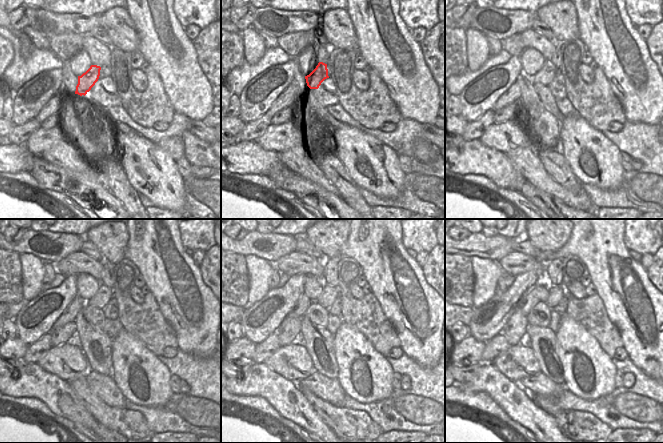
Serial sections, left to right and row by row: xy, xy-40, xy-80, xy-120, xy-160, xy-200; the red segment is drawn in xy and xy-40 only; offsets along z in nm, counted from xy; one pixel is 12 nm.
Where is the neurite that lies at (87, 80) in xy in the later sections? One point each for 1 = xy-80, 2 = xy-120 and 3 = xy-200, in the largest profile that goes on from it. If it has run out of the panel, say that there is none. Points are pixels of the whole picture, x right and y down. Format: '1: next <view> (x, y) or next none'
1: next xy-80 (546, 74)
2: next xy-120 (102, 297)
3: next xy-200 (556, 292)

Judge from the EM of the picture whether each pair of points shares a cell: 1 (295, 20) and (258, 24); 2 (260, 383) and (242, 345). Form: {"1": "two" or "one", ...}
{"1": "one", "2": "two"}

